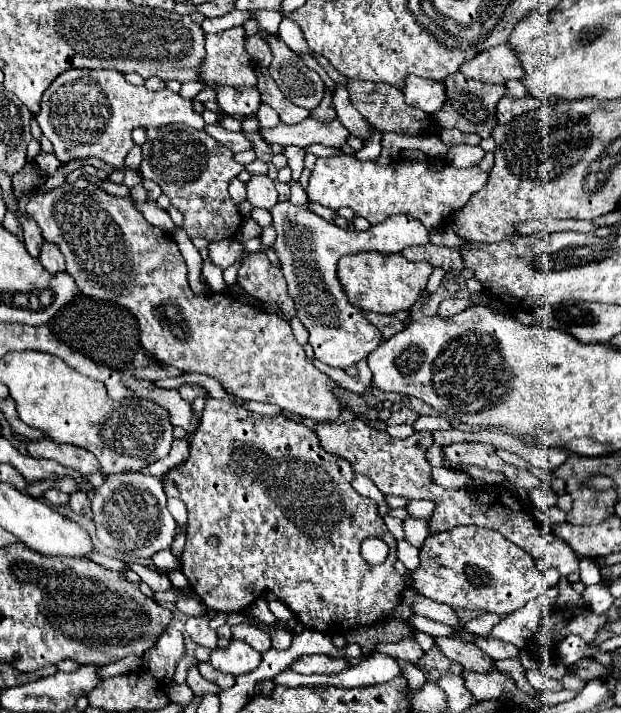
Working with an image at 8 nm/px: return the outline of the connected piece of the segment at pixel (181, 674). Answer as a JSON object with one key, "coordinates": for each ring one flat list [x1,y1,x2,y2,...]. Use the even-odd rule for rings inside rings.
{"coordinates":[[185,656,181,662,179,662,179,666,177,666,177,670,175,670,175,680,179,680,179,684,185,684,185,678,187,678,187,668,191,666,191,664,195,664,197,666,197,660,195,658,191,658,191,656]]}

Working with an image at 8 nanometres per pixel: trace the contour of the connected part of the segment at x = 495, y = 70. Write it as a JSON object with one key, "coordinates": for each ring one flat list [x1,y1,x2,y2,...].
{"coordinates":[[509,42,479,52,473,60,461,66,461,72,473,80,491,84,505,84,507,80,525,76,525,70,517,60,517,52,509,48]]}

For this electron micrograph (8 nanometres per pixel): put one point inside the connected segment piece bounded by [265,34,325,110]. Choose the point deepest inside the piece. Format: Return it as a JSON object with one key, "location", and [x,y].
{"location":[301,85]}

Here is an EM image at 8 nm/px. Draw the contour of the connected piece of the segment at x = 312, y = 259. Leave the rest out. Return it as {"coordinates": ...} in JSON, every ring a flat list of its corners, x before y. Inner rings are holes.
{"coordinates":[[277,202,271,208,271,214,273,214,275,230,277,230,275,252,281,260,281,270,283,270,287,284,289,284,289,294,295,300,297,316,305,324,305,328,309,330,309,344,313,346,315,358,331,368,347,370,349,366,357,364,361,358,367,358,369,352,373,352,381,344,383,338,381,338,381,332,371,322,367,322,367,318,361,314,361,310,349,304,349,300,337,280,337,260,345,254,363,252,363,250,377,250,377,252,389,254,389,252,401,252,407,246,427,244,429,242,427,228,421,224,421,220,413,220,413,216,397,214,397,216,389,216,387,220,379,222,377,226,371,226,365,232,359,232,359,230,347,232,347,230,335,226,333,222,327,222,327,220,319,218,317,214,309,212,305,206,293,206,291,202]]}

